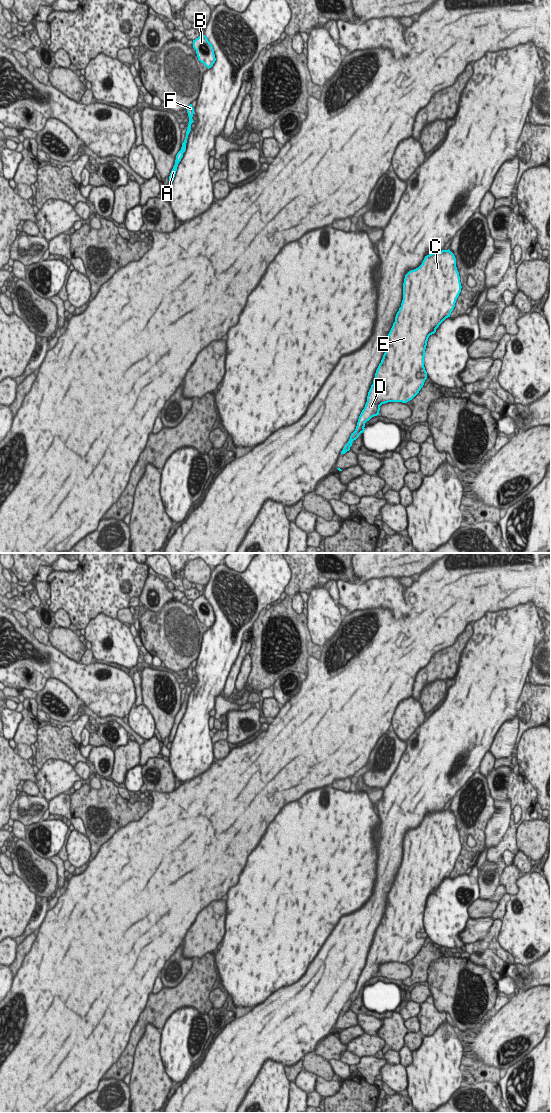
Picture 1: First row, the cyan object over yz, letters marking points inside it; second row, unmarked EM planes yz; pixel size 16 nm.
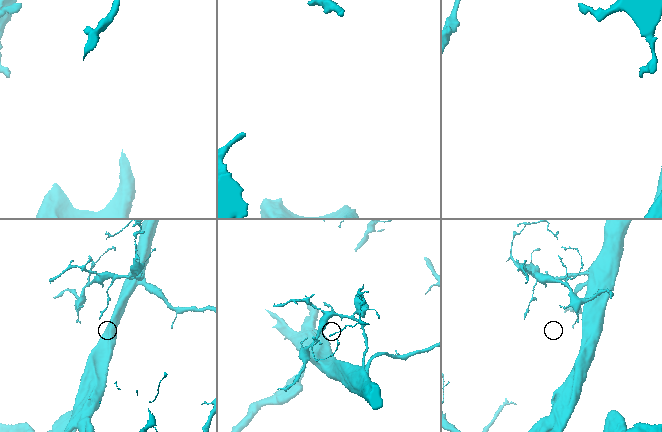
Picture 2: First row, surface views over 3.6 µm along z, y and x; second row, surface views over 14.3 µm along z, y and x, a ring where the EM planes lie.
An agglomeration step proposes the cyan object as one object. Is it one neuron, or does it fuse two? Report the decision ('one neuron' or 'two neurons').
one neuron

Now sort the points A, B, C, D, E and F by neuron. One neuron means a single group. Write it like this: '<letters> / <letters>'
A B C D E F

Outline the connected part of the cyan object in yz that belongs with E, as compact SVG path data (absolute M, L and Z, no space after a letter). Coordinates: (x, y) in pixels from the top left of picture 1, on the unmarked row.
M449 809L425 816L418 828L405 835L403 860L385 913L356 989L341 1014L365 991L365 983L379 975L382 964L407 963L419 953L427 939L424 917L428 898L450 877L461 848L456 818Z

